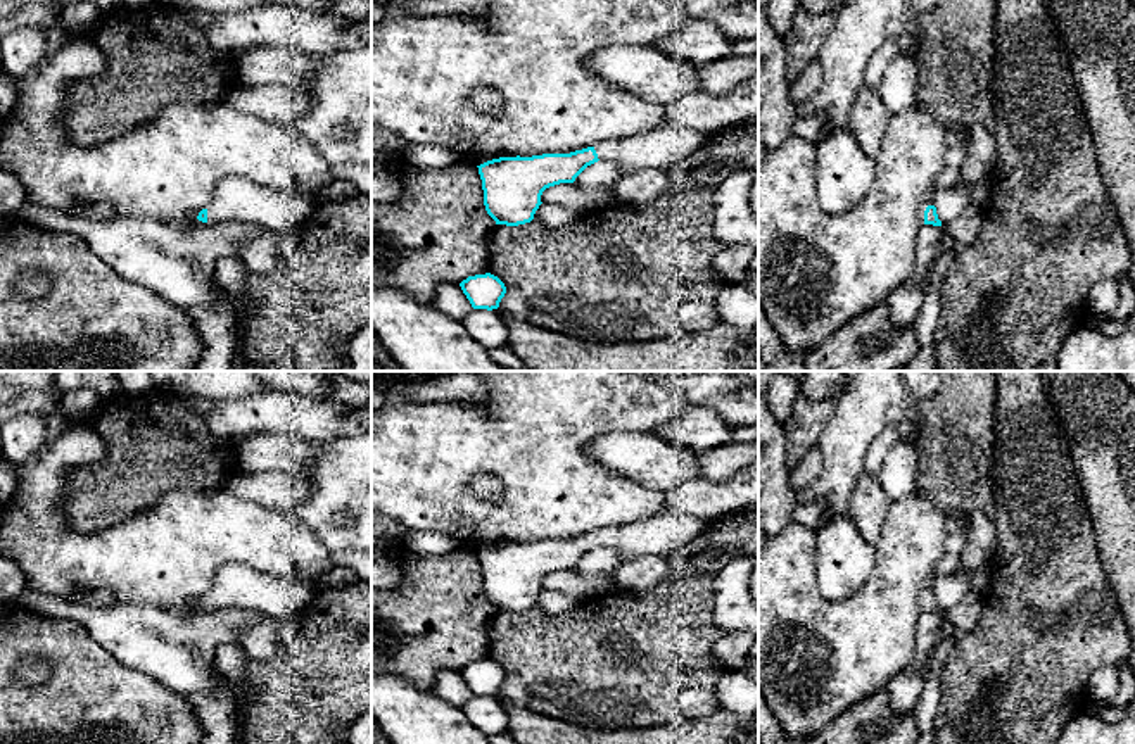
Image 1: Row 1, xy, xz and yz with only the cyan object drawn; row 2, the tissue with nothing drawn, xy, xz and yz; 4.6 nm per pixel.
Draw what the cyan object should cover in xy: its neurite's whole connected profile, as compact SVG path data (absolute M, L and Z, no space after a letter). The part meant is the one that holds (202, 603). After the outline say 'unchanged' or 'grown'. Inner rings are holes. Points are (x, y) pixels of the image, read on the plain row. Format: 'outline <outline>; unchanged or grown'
outline M228 563L216 573L212 589L197 602L199 608L249 608L266 613L280 625L299 615L313 594L313 585L257 571L242 563Z; grown

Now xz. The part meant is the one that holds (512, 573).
outline M660 513L653 518L601 528L570 540L532 544L499 544L479 554L484 592L496 611L518 613L530 609L546 575L574 570L591 551L617 551L624 561L646 556L665 559L688 544L701 521L686 513Z; grown

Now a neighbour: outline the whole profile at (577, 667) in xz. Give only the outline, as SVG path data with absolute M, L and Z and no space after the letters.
M758 509L743 520L703 523L688 544L665 558L665 571L651 589L617 589L613 594L582 599L558 616L537 606L518 613L494 611L487 623L489 659L506 673L498 697L584 728L605 730L650 728L719 711L715 687L727 670L712 651L724 635L713 621L713 587L724 566L741 556L758 556Z

